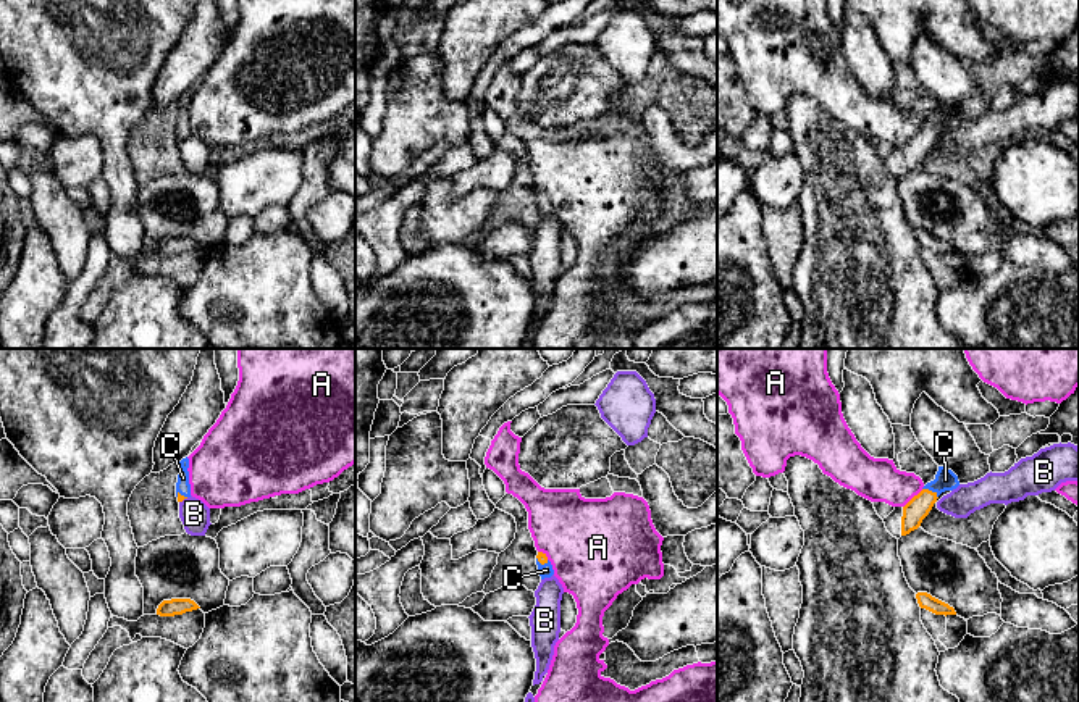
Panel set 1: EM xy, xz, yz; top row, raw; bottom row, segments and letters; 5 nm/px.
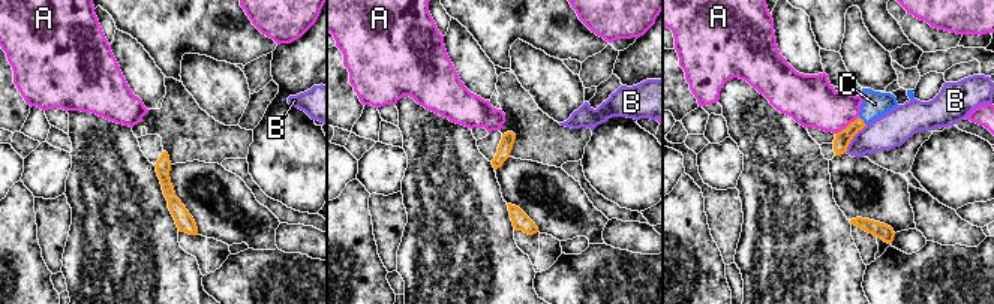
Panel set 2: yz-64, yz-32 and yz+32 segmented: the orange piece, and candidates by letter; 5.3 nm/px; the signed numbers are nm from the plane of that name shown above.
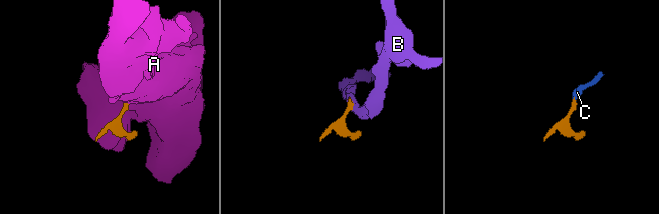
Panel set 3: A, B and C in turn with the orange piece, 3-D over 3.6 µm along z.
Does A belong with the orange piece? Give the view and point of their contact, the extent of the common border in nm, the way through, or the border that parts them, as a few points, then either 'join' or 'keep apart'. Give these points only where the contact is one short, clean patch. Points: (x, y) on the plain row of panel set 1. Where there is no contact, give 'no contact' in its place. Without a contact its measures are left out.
meets orange in yz at (913, 136); contact 140 nm long; border along yz (923, 128), (903, 146); keep apart

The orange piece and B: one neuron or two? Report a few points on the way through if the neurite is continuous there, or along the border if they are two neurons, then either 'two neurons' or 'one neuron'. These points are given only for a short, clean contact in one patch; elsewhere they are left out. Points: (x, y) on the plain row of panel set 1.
border xy (188, 136), (180, 141); two neurons

